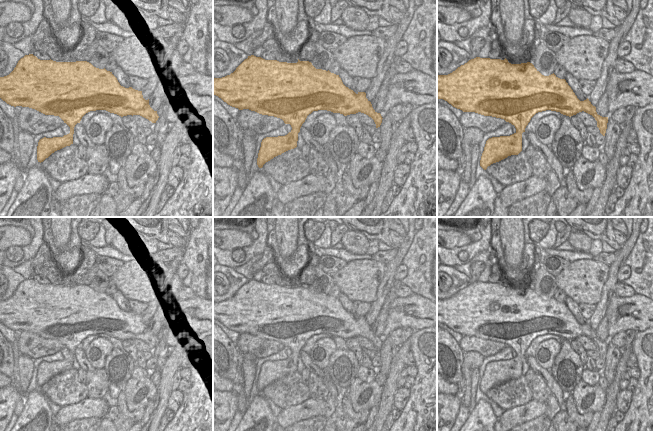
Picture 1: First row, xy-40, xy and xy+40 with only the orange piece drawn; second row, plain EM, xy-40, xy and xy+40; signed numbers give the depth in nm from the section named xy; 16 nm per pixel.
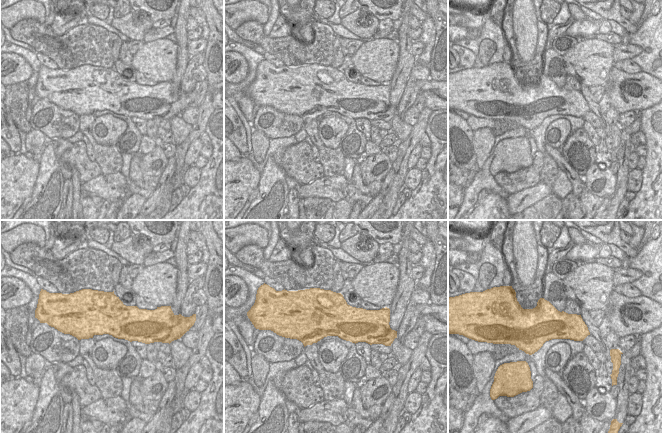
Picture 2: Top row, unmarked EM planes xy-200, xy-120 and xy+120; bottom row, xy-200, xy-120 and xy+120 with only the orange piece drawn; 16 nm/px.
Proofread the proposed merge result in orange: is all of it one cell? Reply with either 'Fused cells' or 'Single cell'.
Fused cells

